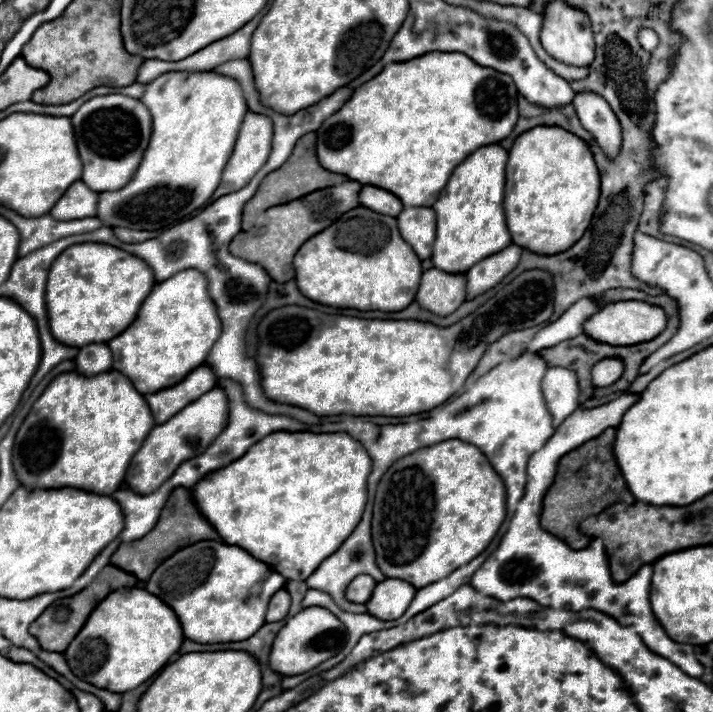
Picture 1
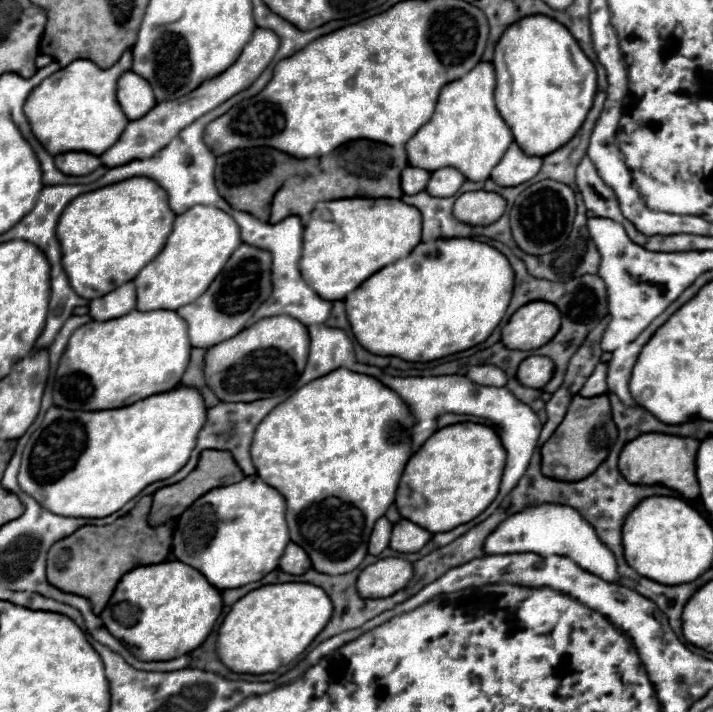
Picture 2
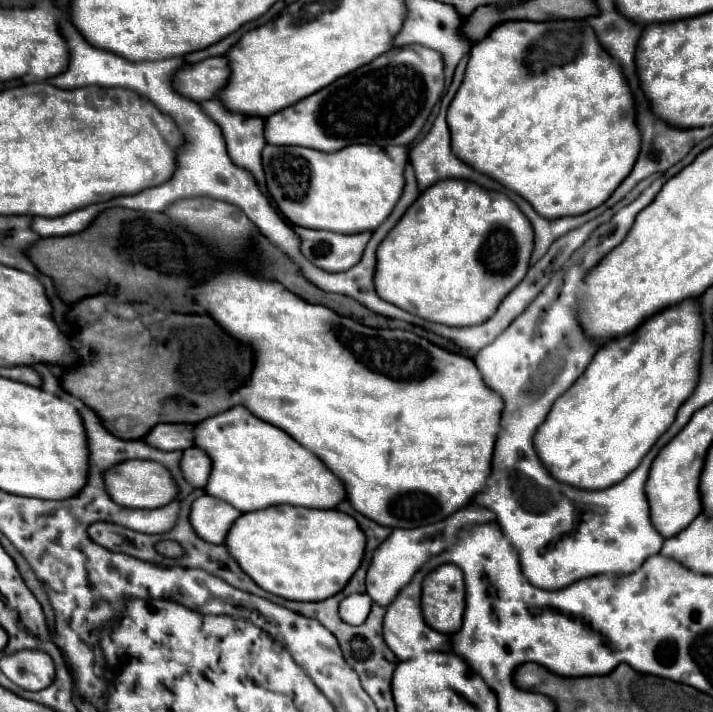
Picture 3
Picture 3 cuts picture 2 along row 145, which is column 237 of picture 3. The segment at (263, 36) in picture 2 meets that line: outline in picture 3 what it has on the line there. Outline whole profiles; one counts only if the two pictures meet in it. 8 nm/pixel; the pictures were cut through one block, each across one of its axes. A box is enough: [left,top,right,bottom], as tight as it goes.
[200,100,266,192]

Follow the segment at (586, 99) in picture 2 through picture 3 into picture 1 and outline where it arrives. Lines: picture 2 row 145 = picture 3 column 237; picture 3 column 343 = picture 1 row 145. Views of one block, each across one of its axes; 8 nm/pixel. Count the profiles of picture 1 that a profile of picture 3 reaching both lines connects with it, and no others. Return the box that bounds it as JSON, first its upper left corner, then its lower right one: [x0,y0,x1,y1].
[504,126,600,254]

